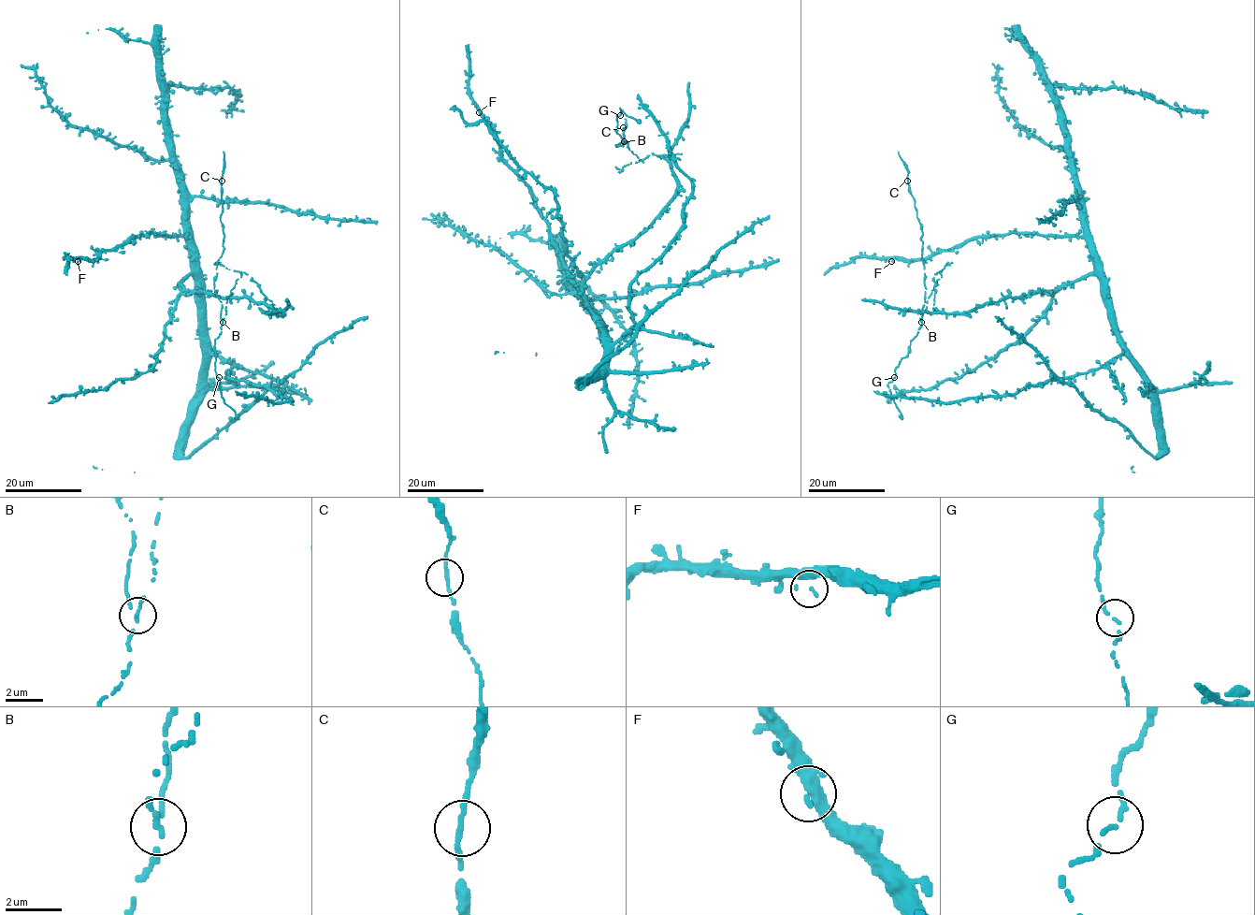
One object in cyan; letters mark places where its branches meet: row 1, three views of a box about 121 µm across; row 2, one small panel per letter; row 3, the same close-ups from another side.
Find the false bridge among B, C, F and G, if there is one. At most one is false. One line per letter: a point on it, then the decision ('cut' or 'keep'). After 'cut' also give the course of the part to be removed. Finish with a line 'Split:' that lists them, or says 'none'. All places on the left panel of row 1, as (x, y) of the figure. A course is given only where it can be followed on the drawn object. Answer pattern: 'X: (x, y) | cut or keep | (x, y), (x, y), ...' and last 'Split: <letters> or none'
B: (223, 322) | cut | (223, 322), (227, 297), (241, 272), (251, 277), (275, 308), (280, 309)
C: (222, 181) | keep
F: (78, 261) | keep
G: (219, 377) | keep
Split: B

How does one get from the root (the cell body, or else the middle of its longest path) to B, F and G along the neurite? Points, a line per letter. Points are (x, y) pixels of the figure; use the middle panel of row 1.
B: (585, 297), (583, 284), (590, 271), (642, 232), (677, 188), (670, 152), (677, 153), (642, 162), (624, 142)
F: (585, 297), (593, 315), (586, 298), (572, 283), (531, 187), (502, 157), (497, 132), (479, 112)
G: (585, 297), (590, 271), (642, 232), (677, 188), (670, 152), (677, 153), (642, 162), (616, 132), (620, 115)

